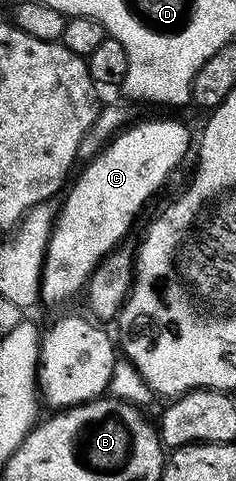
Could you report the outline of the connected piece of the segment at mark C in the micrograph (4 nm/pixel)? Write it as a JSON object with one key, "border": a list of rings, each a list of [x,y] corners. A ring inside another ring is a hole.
{"border":[[[141,120],[121,129],[100,153],[88,161],[77,181],[64,193],[65,205],[59,208],[53,221],[53,233],[47,246],[45,265],[41,267],[41,300],[49,304],[65,304],[72,296],[80,297],[89,282],[89,275],[98,264],[122,243],[129,227],[137,220],[141,207],[160,190],[165,179],[177,168],[177,163],[191,152],[189,132],[177,120]]]}

